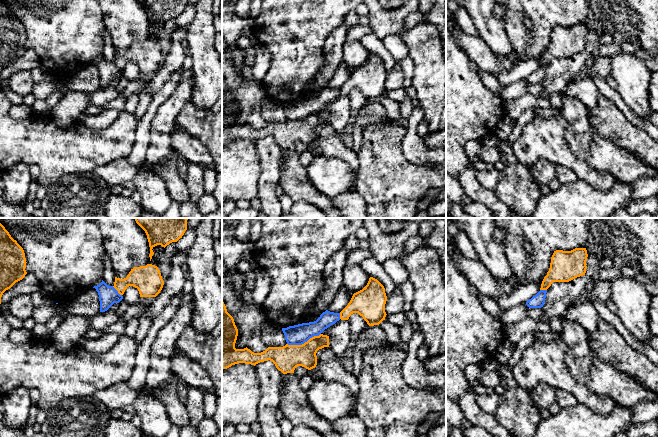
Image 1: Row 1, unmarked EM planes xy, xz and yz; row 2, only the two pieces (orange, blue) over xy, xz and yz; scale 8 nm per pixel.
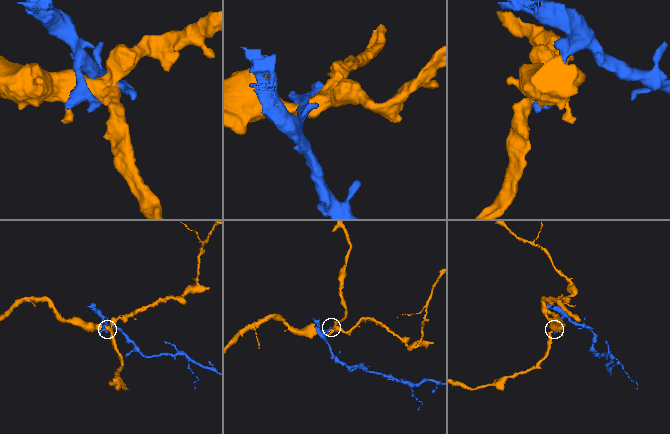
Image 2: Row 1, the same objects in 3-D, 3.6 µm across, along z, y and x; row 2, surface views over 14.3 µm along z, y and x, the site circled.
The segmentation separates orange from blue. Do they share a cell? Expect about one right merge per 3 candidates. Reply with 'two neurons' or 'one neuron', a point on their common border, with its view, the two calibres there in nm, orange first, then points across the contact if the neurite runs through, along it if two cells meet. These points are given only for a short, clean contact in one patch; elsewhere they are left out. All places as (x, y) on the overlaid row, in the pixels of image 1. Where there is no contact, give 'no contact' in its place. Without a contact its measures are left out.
two neurons; contact xz (304, 343); calibres 200 and 160 nm

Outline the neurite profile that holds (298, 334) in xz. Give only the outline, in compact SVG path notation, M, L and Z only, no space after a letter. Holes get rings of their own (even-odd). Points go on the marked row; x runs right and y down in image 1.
M326 310L320 317L309 323L302 323L282 328L288 345L302 345L314 336L319 336L325 329L340 320L340 313Z

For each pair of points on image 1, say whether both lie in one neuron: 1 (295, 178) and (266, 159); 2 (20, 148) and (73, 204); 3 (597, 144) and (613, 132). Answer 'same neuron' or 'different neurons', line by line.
1: different neurons
2: different neurons
3: different neurons

